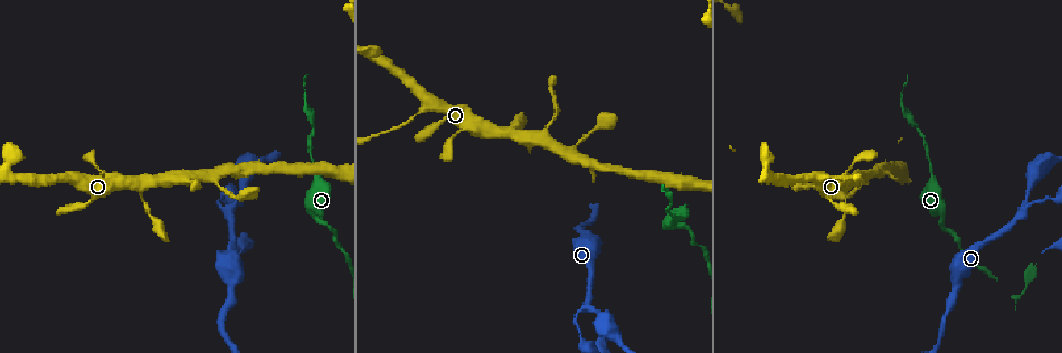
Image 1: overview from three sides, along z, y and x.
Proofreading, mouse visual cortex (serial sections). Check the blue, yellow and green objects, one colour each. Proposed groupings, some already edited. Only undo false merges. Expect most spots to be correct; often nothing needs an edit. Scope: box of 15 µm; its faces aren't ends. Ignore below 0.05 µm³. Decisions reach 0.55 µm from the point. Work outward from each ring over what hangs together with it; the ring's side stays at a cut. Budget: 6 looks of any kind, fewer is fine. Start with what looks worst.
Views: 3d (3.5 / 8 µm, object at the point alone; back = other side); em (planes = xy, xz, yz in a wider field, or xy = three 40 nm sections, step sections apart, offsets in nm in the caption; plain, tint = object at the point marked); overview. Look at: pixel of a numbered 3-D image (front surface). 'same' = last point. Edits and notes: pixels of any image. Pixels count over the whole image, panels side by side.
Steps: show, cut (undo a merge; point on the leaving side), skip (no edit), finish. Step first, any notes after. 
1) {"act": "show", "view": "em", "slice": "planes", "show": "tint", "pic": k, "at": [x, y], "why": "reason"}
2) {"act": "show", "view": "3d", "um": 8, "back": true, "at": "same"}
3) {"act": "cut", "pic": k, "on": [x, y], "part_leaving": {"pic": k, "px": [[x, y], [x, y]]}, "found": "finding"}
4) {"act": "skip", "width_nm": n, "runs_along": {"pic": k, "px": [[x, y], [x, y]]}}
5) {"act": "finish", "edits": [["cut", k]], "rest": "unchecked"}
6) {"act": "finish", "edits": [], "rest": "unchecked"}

{"act": "show", "view": "3d", "um": 3.5, "pic": 1, "at": [823, 177], "why": "arms part here"}

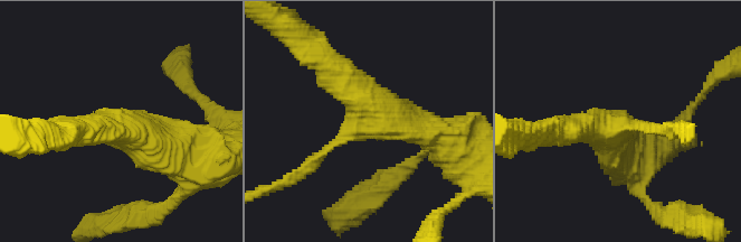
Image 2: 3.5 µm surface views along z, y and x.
{"act": "show", "view": "em", "slice": "planes", "show": "tint", "pic": 2, "at": [618, 126], "arms": 3, "arm_widths_nm": [150, 400, 500]}

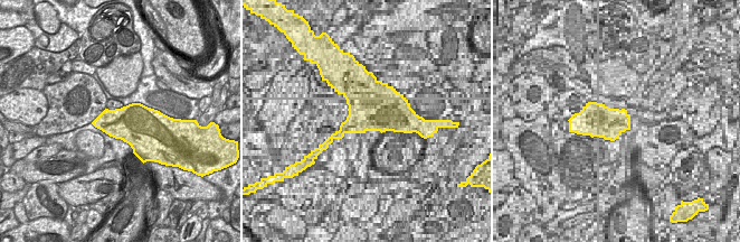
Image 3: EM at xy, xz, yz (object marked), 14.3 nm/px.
{"act": "skip", "width_nm": 550, "runs_along": {"pic": 2, "px": [[448, 148], [370, 105], [322, 54]]}, "found": "all the same cell"}

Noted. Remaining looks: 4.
{"act": "show", "view": "3d", "um": 3.5, "back": true, "pic": 1, "at": [1019, 215], "why": "three arms meet"}

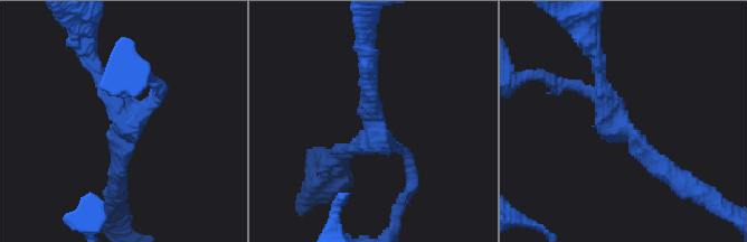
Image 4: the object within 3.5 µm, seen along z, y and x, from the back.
{"act": "show", "view": "em", "slice": "planes", "show": "tint", "pic": 4, "at": [120, 122], "why": "need the tissue"}

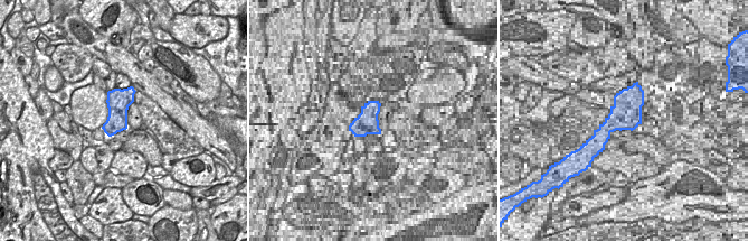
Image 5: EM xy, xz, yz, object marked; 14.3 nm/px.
{"act": "skip", "runs_along": {"pic": 4, "px": [[675, 178], [612, 113], [597, 62]]}, "found": "continuous, no second cell"}

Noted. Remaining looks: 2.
{"act": "show", "view": "3d", "um": 3.5, "pic": 1, "at": [316, 177], "why": "thick turns thin"}

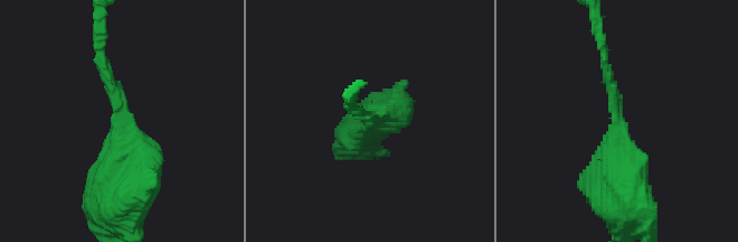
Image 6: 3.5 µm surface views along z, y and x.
{"act": "show", "view": "em", "slice": "xy", "step": 5, "show": "tint", "pic": 6, "at": [120, 120], "arm_widths_nm": [150, 450], "why": "need the tissue"}

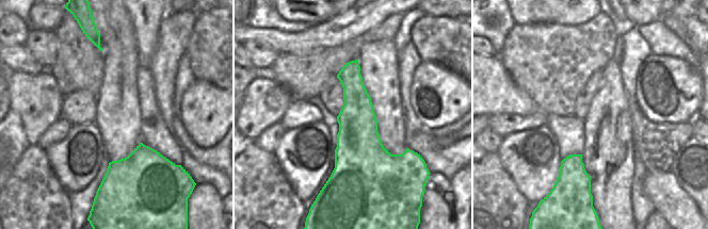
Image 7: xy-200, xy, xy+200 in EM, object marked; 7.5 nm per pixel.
{"act": "skip", "runs_along": {"pic": 6, "px": [[132, 194], [101, 53]]}, "found": "all the same cell"}

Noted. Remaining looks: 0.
{"act": "finish", "edits": [], "rest": "unchecked"}

